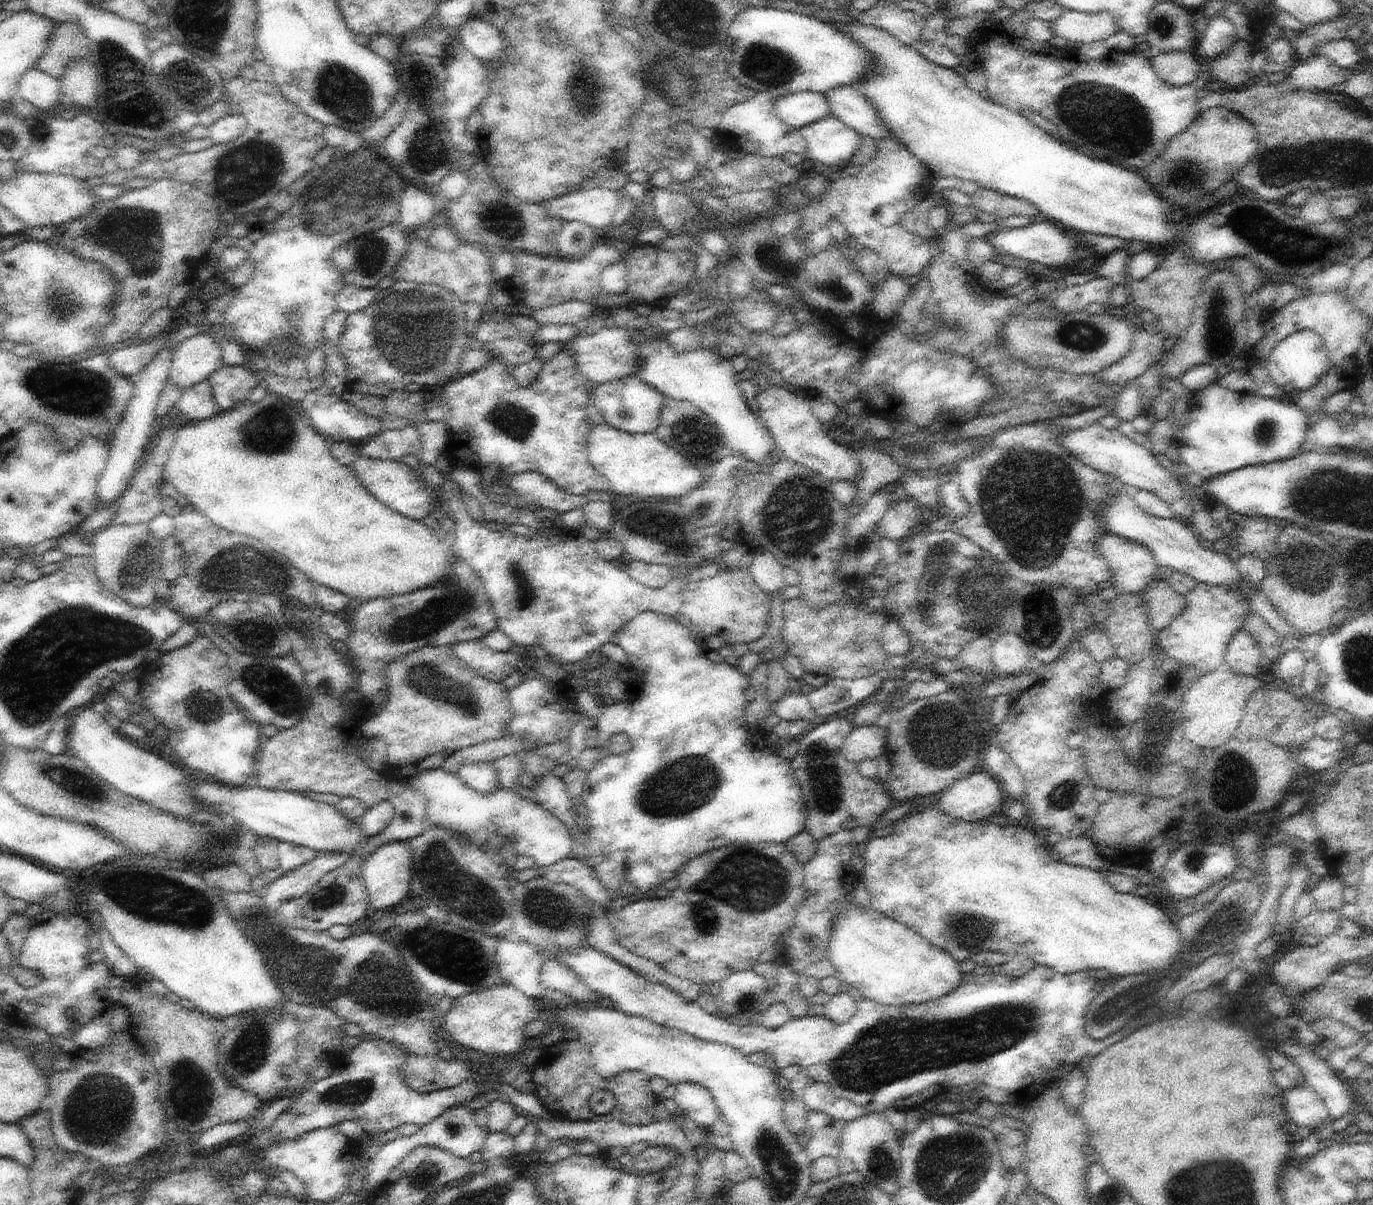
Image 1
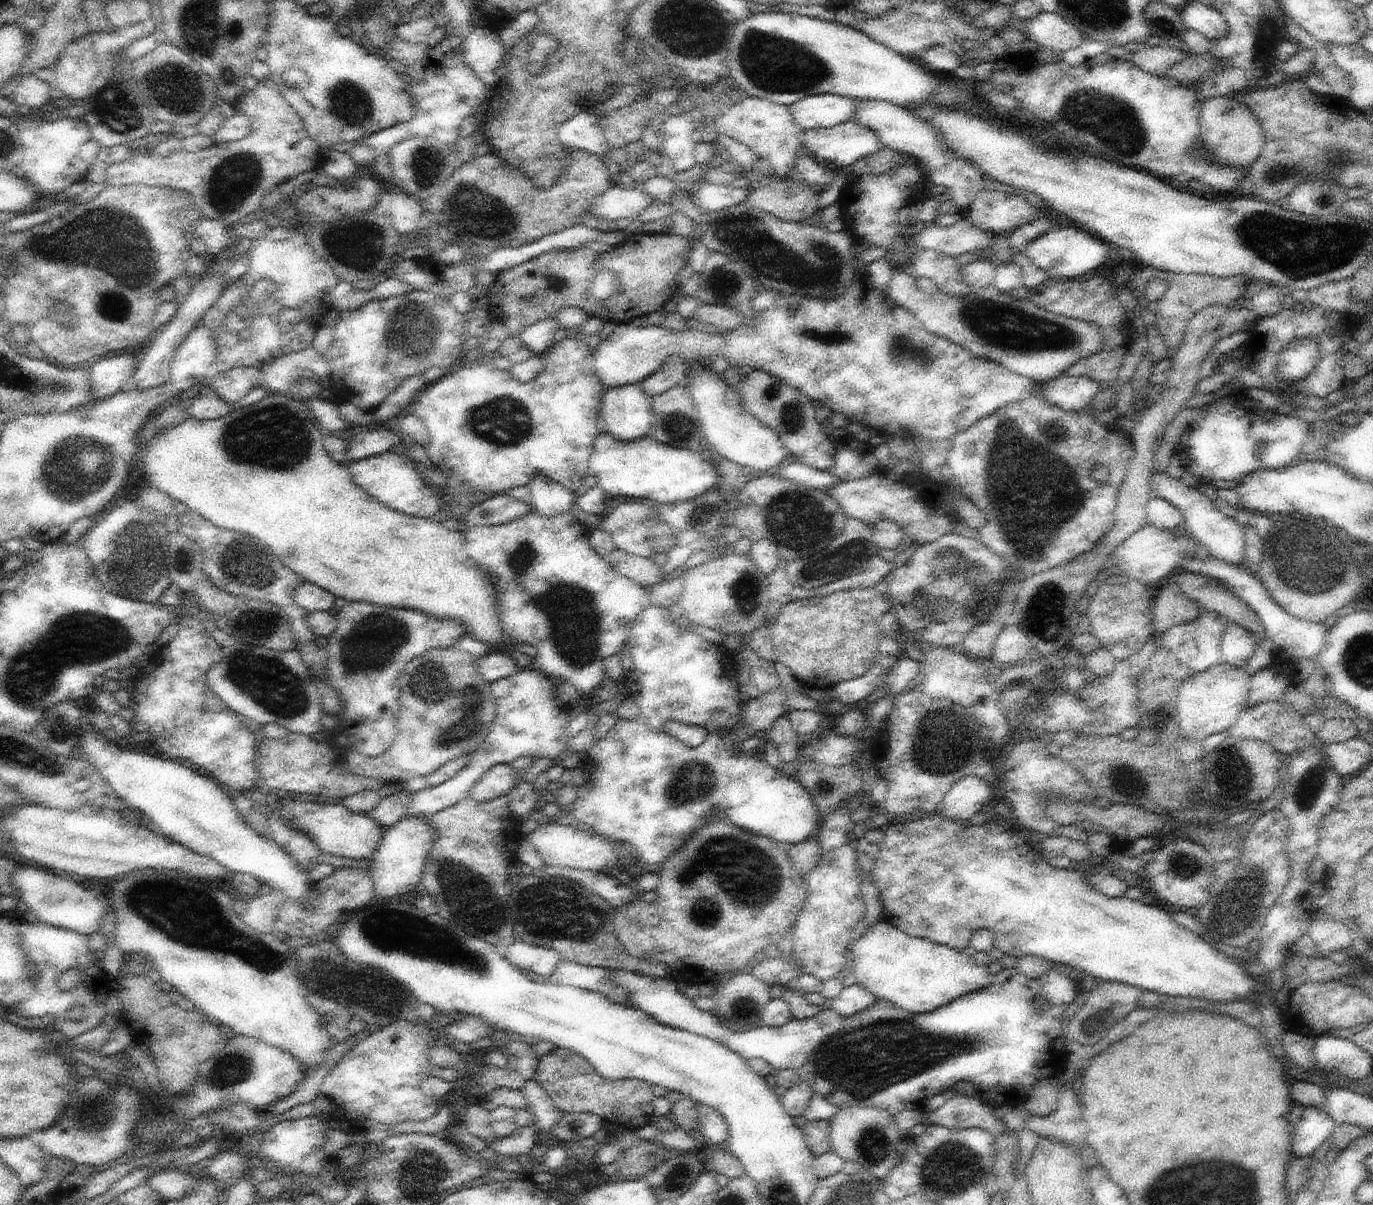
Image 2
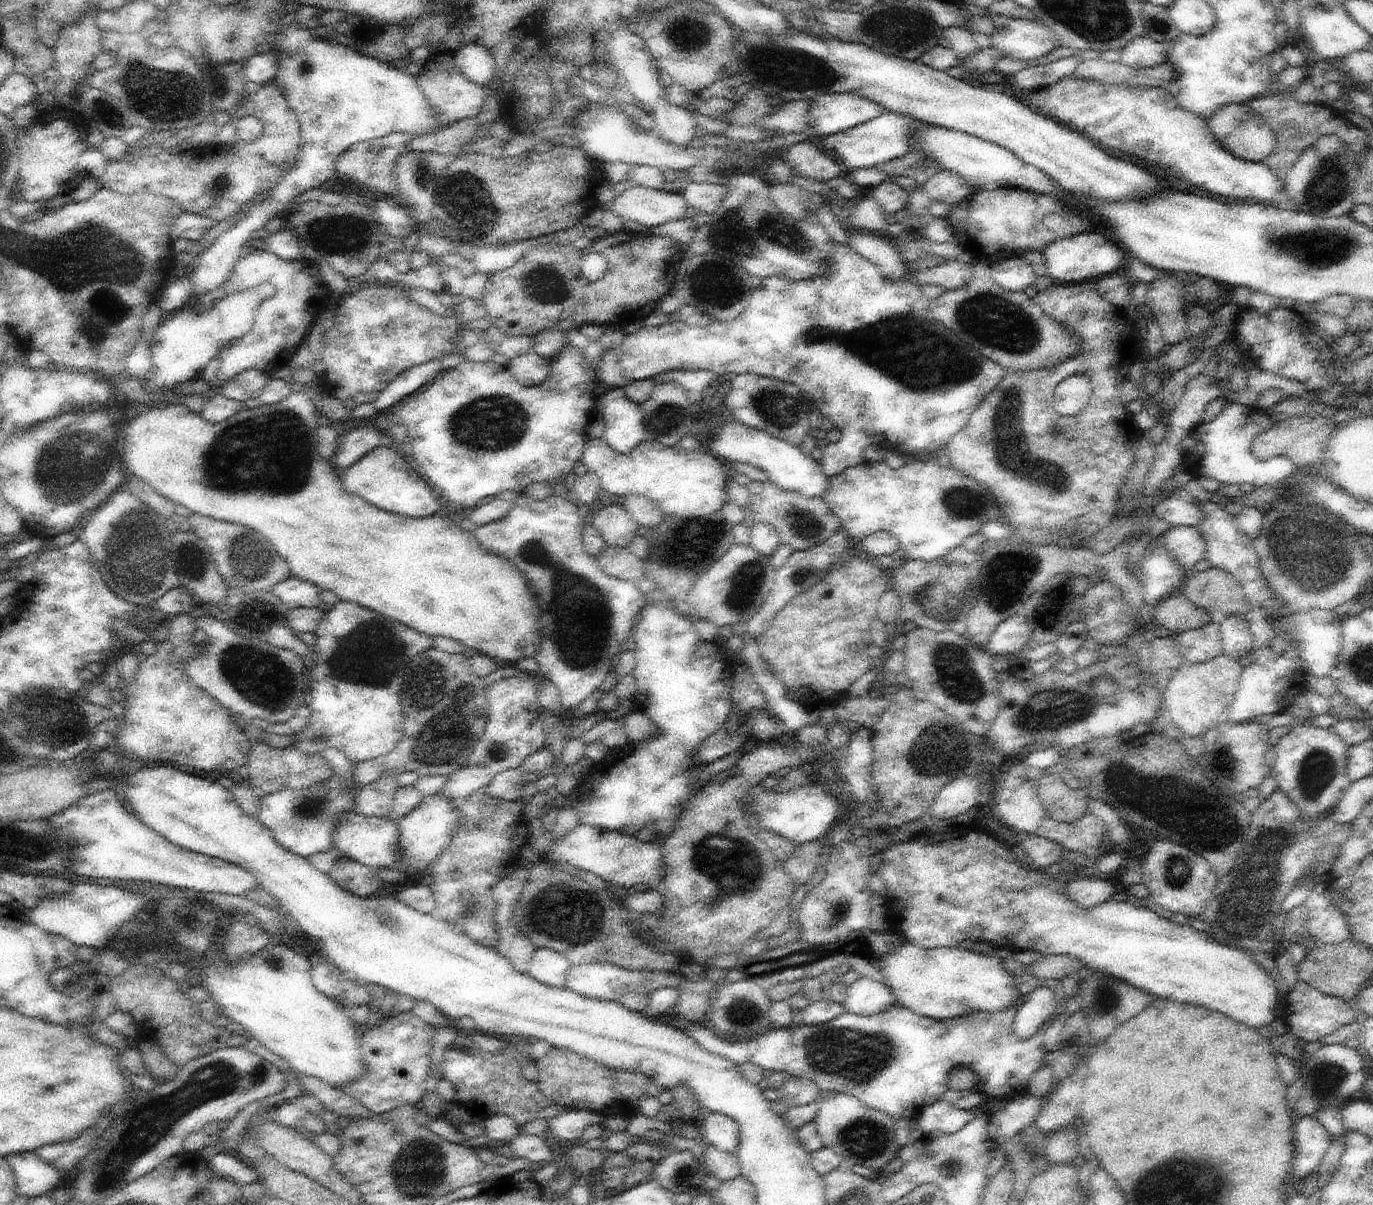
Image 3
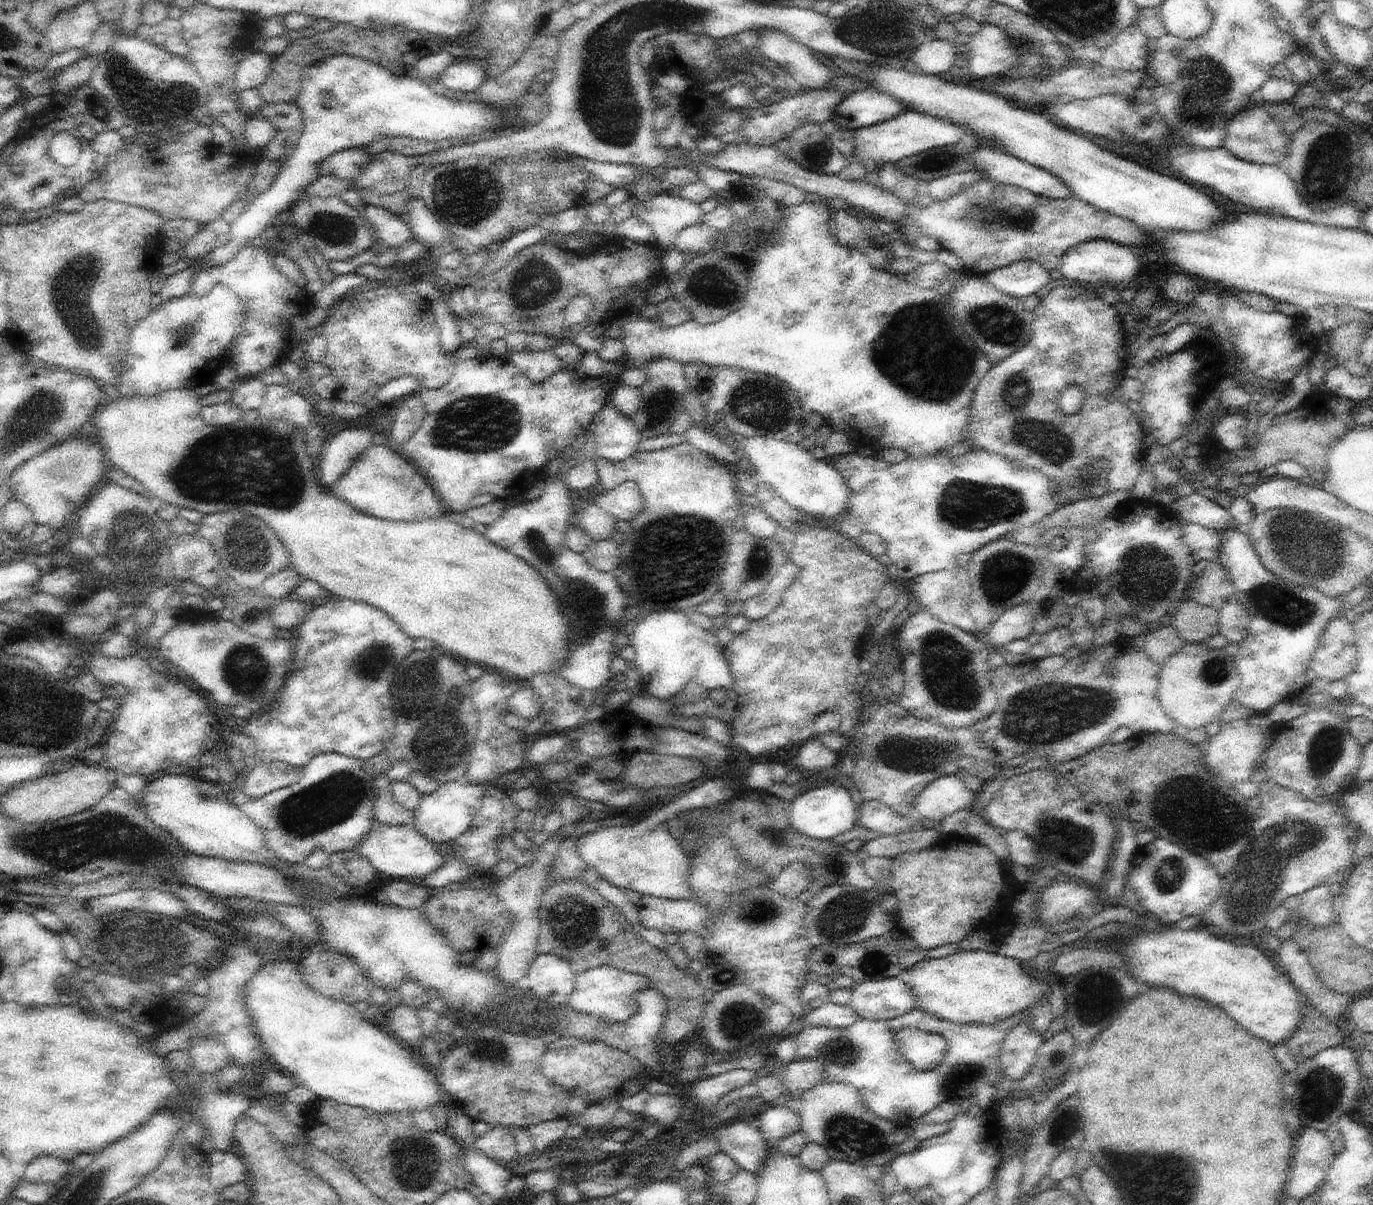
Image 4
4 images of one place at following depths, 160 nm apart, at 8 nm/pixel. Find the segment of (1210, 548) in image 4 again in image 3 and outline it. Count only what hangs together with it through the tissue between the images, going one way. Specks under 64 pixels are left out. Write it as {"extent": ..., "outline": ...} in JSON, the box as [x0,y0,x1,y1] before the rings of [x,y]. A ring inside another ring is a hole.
{"extent":[1162,525,1208,574],"outline":[[[1188,525],[1174,526],[1162,535],[1164,548],[1172,558],[1176,558],[1176,564],[1180,570],[1190,574],[1194,565],[1208,556],[1206,540],[1198,532],[1197,527]]]}

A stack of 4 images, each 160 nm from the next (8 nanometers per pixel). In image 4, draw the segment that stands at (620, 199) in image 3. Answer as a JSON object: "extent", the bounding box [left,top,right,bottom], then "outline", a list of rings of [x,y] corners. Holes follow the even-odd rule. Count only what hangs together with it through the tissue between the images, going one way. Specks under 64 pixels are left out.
{"extent":[631,191,705,252],"outline":[[[664,191],[645,201],[633,195],[631,198],[633,215],[653,228],[655,246],[660,246],[661,252],[672,250],[678,234],[690,225],[701,222],[705,215],[699,204]]]}

